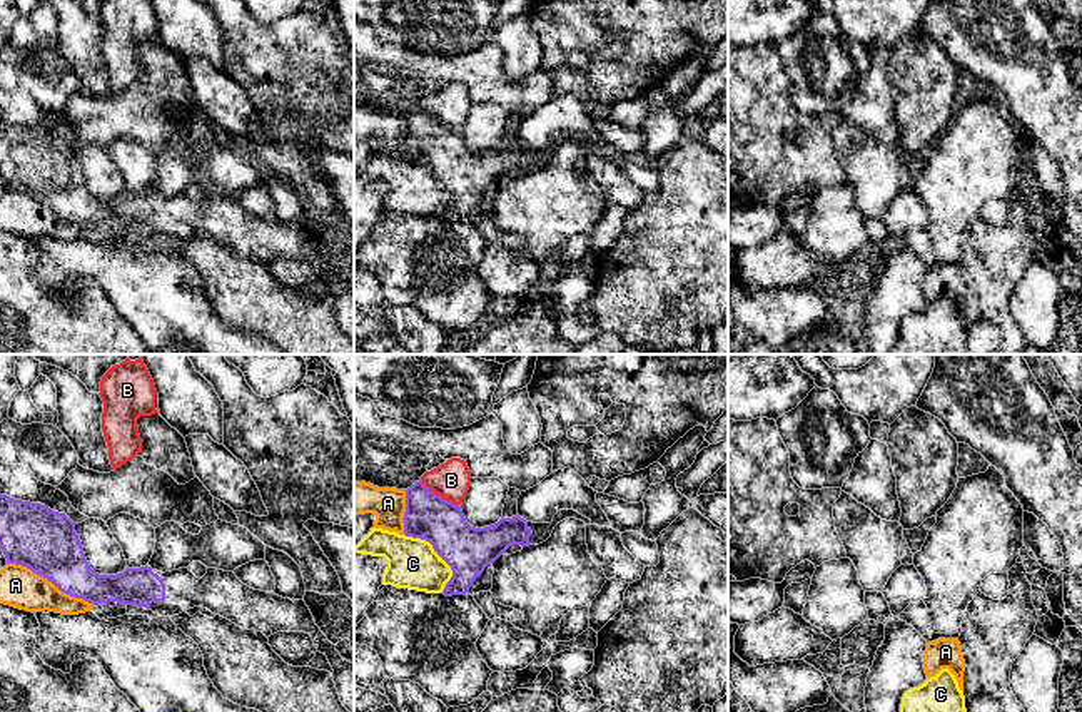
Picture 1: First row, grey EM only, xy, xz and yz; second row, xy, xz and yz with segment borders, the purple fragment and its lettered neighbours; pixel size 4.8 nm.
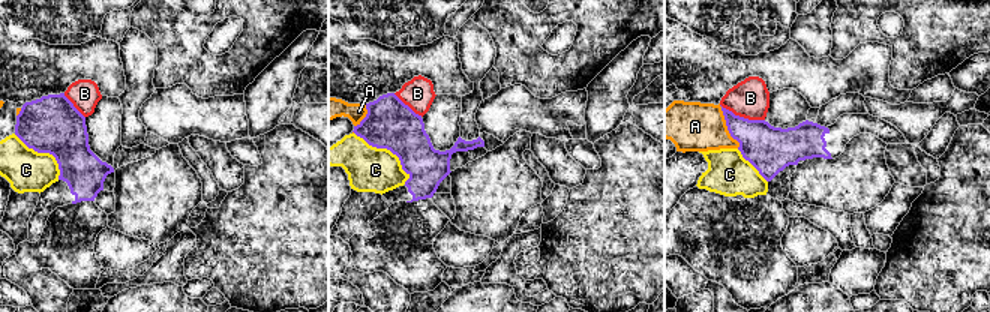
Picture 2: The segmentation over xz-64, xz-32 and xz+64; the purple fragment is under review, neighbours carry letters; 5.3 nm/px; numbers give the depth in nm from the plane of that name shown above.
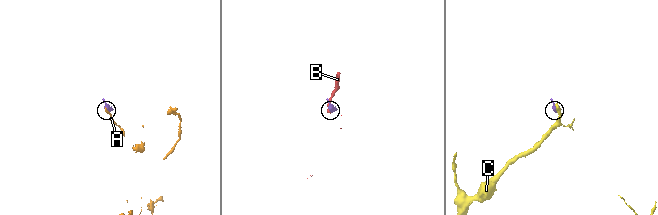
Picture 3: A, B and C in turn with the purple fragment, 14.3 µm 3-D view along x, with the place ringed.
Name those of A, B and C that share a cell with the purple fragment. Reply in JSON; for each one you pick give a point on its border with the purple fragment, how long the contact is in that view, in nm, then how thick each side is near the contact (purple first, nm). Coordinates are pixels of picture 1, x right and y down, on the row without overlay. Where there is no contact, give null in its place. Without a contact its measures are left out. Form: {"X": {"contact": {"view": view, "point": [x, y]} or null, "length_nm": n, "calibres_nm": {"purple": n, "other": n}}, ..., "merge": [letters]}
{"merge": []}

